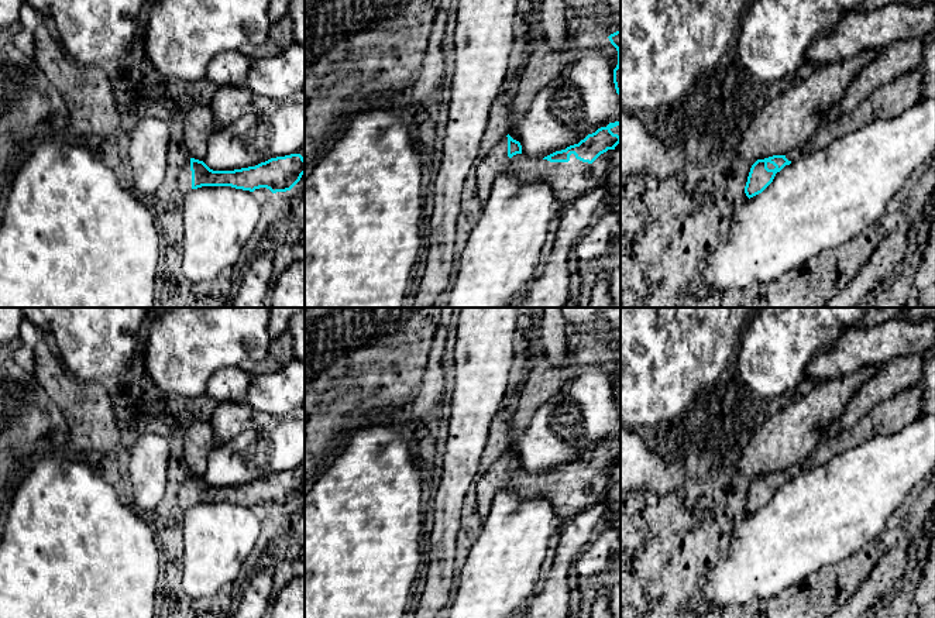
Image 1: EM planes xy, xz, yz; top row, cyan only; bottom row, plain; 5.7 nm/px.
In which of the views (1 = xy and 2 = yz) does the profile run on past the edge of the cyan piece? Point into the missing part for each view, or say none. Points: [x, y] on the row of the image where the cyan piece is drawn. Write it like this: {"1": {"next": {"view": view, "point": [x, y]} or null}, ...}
{"1": {"next": {"view": "xy", "point": [185, 175]}}, "2": {"next": {"view": "yz", "point": [889, 100]}}}

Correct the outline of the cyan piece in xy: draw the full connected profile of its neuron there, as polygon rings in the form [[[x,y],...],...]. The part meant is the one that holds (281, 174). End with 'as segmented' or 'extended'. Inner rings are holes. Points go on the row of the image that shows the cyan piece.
[[[300,154],[271,158],[255,166],[213,171],[203,161],[190,158],[178,176],[178,189],[186,193],[202,186],[231,186],[254,192],[267,188],[272,193],[291,190],[305,174]]]; extended

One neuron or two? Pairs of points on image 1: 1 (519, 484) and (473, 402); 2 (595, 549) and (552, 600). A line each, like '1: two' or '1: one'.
1: two
2: two

